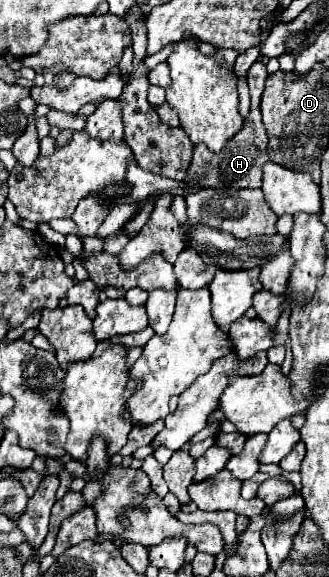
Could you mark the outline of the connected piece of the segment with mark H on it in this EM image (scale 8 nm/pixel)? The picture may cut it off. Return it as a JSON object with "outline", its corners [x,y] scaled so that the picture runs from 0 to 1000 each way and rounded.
{"outline":[[[796,106],[766,109],[766,116],[748,127],[748,140],[760,151],[760,199],[742,206],[742,220],[729,231],[717,231],[717,237],[705,237],[687,255],[669,265],[644,265],[632,258],[620,258],[620,251],[596,251],[590,255],[590,272],[584,272],[584,289],[571,293],[565,310],[602,310],[620,324],[650,324],[650,328],[742,328],[742,324],[790,324],[796,321],[796,286],[815,279],[809,269],[809,227],[796,220],[796,206],[790,206],[790,165],[802,158],[802,137],[815,133],[809,113]]]}

